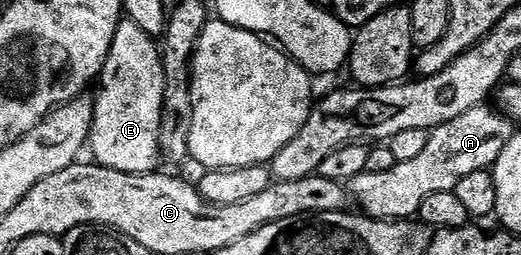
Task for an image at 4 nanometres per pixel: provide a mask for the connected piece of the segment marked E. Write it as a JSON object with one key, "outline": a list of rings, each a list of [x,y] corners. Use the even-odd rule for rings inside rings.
{"outline":[[[121,20],[118,31],[114,31],[114,43],[110,43],[110,55],[106,59],[104,69],[100,72],[98,78],[98,86],[100,85],[100,94],[95,94],[94,119],[92,120],[92,136],[90,138],[90,153],[94,156],[95,164],[113,169],[114,171],[122,171],[123,173],[150,173],[157,168],[156,165],[162,161],[160,151],[160,120],[162,119],[162,91],[164,90],[164,72],[162,71],[162,59],[160,58],[160,45],[150,35],[146,35],[146,31],[142,31],[142,27],[138,27],[130,20]]]}

